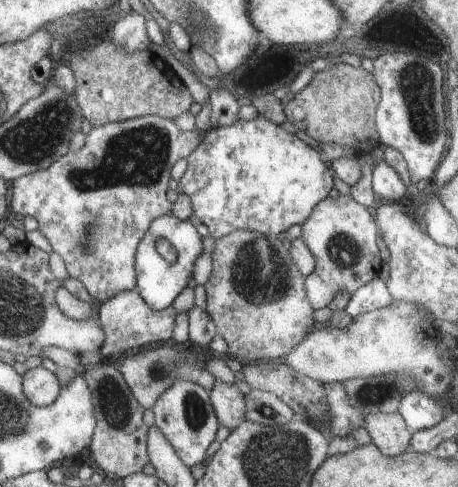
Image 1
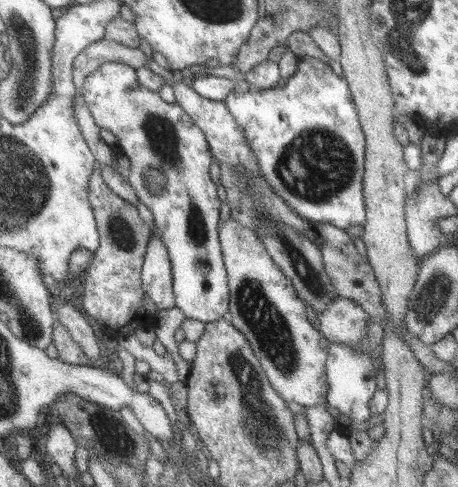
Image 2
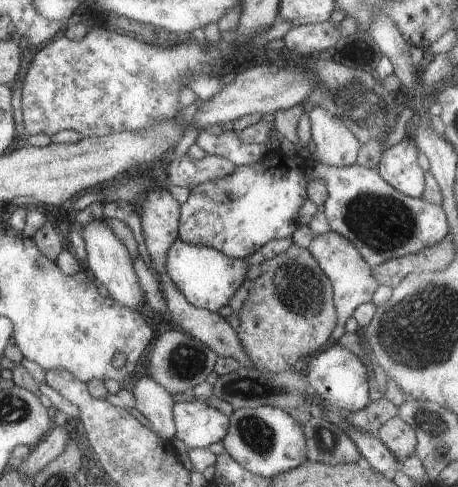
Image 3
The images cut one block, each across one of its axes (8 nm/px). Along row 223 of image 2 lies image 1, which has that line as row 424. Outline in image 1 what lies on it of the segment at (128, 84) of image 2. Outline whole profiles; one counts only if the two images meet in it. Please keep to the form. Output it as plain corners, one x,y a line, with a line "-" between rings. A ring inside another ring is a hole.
175,380
157,398
151,412
155,418
155,430
159,430
165,436
167,444
171,444
171,448
181,458
181,462
187,468
201,464
201,460
205,458
205,450
215,440
215,432
219,428
217,416
209,400
209,392
205,392
199,384
193,384
189,380

